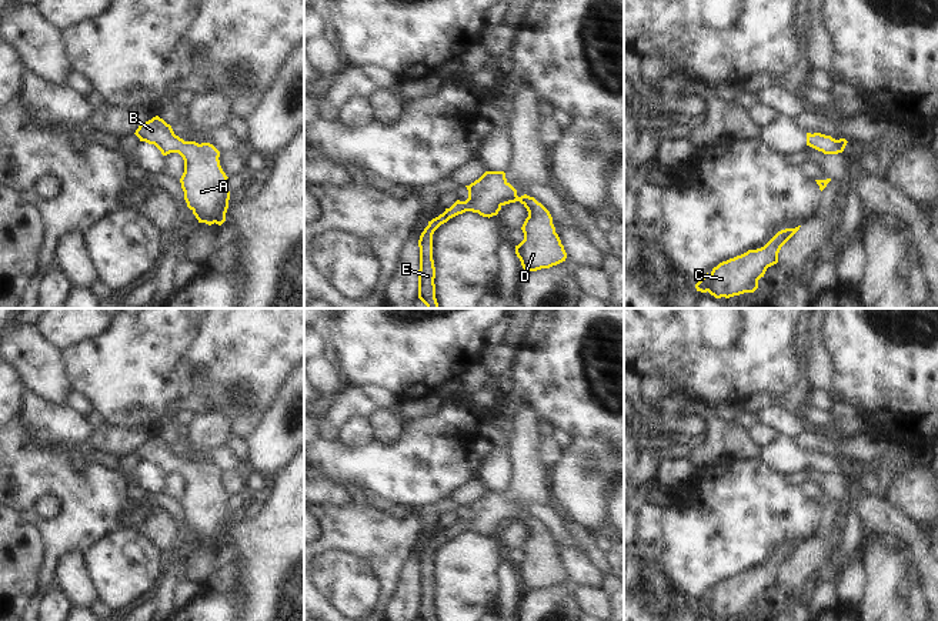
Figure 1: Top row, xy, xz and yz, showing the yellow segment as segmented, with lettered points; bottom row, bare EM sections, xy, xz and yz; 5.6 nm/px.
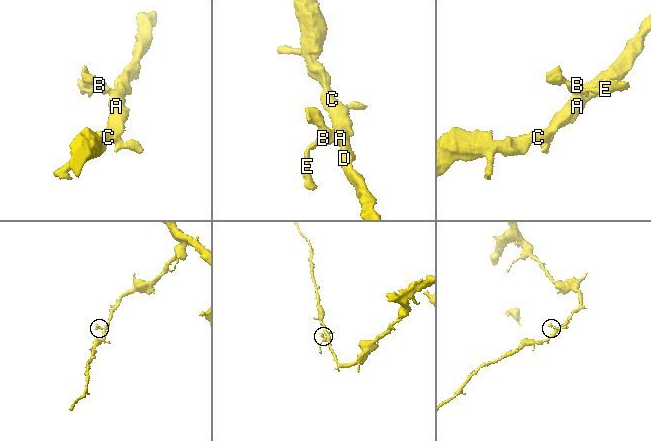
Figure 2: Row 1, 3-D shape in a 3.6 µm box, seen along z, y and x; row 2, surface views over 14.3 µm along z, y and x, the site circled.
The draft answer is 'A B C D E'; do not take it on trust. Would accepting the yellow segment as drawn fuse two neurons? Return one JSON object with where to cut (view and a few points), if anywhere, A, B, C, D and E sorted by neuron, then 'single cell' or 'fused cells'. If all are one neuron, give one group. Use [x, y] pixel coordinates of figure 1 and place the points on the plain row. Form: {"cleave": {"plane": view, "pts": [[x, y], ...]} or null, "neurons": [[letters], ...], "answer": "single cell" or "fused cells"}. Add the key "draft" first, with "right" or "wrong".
{"draft": "right", "cleave": null, "neurons": [["A", "B", "C", "D", "E"]], "answer": "single cell"}

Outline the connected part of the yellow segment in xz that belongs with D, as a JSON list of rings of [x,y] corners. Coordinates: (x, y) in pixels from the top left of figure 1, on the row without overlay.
[[[485,491],[465,507],[468,518],[465,521],[457,520],[443,534],[428,541],[420,555],[418,618],[421,621],[437,621],[433,554],[441,544],[465,531],[490,538],[497,535],[503,525],[520,521],[528,531],[528,537],[521,547],[524,560],[515,565],[515,574],[524,591],[550,588],[565,581],[567,572],[555,552],[550,531],[534,517],[527,514],[518,517],[517,510],[507,501],[504,491]]]

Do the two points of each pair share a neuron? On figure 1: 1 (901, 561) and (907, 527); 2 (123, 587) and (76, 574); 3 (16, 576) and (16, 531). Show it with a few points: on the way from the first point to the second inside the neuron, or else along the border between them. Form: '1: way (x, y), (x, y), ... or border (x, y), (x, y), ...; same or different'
1: border (907, 548), (914, 567); different
2: border (83, 554), (90, 583), (99, 597); different
3: way (16, 564), (14, 543); same

